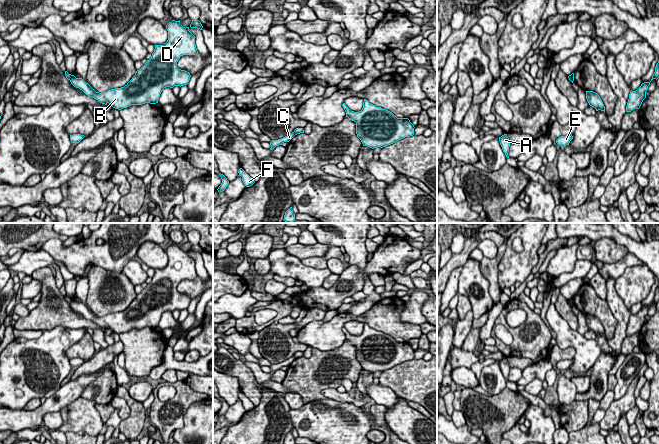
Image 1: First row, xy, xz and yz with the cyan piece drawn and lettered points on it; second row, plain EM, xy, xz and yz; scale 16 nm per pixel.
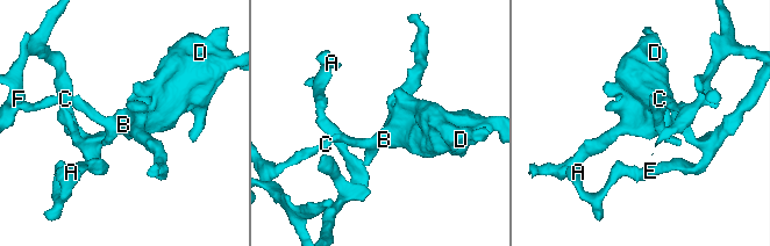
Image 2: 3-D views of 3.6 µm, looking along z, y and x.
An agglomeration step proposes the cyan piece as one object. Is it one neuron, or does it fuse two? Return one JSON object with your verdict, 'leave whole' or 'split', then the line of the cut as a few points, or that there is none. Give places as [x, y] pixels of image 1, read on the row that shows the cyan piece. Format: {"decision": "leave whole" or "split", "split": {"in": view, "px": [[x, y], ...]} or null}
{"decision": "split", "split": {"in": "yz", "px": [[569, 75], [573, 80]]}}

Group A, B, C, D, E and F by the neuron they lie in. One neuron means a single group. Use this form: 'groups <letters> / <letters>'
groups A C E F / B D

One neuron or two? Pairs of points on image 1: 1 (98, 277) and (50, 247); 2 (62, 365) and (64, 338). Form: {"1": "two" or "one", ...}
{"1": "two", "2": "one"}

